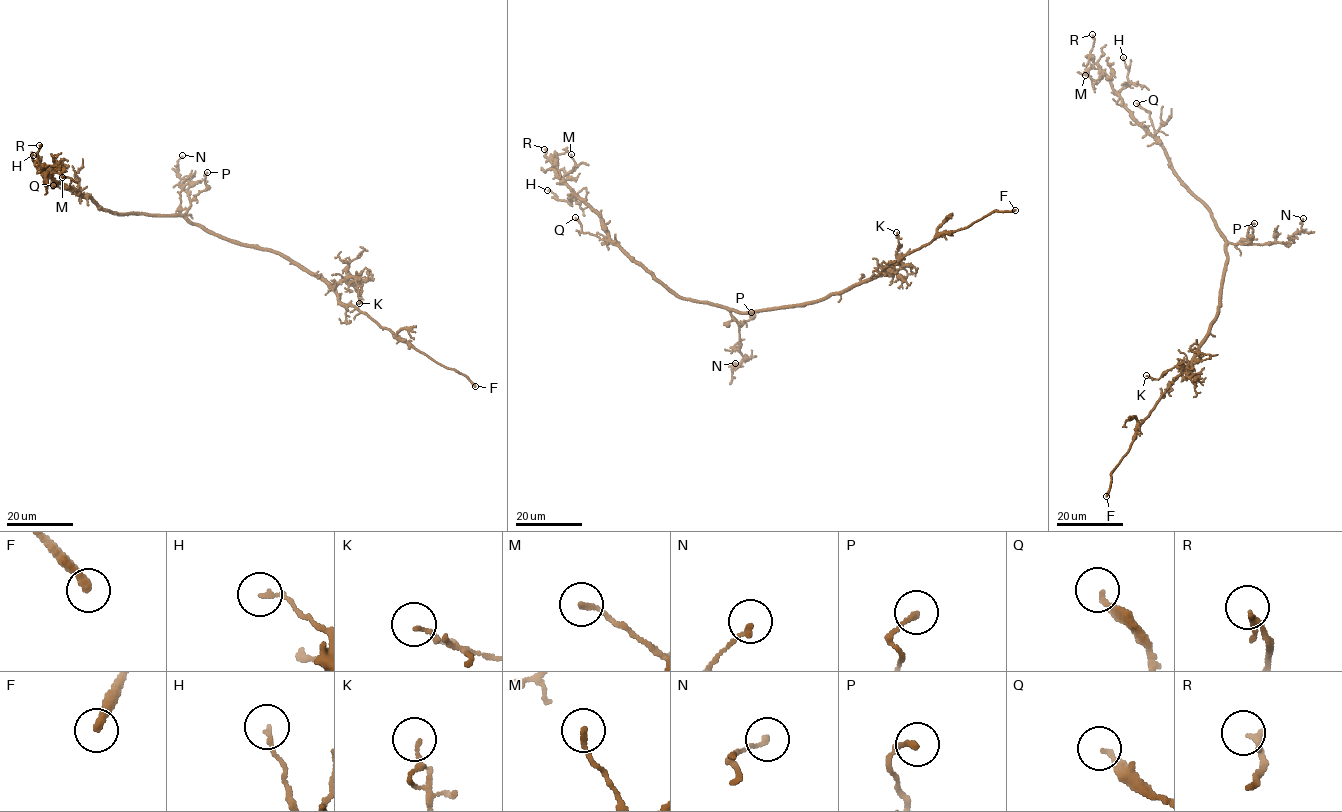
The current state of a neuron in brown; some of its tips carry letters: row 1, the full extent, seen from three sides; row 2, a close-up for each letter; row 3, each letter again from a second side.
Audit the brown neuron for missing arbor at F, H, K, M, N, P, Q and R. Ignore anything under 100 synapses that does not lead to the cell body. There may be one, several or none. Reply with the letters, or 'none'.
F

